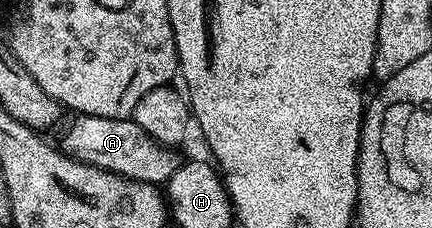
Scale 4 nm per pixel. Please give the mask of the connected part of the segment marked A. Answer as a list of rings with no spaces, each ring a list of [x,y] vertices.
[[[79,115],[74,119],[76,120],[66,129],[59,141],[60,148],[71,158],[93,164],[94,167],[104,168],[126,179],[156,185],[164,184],[166,179],[173,177],[173,173],[179,168],[180,156],[175,156],[176,152],[172,148],[156,143],[143,128],[139,127],[134,118]]]

